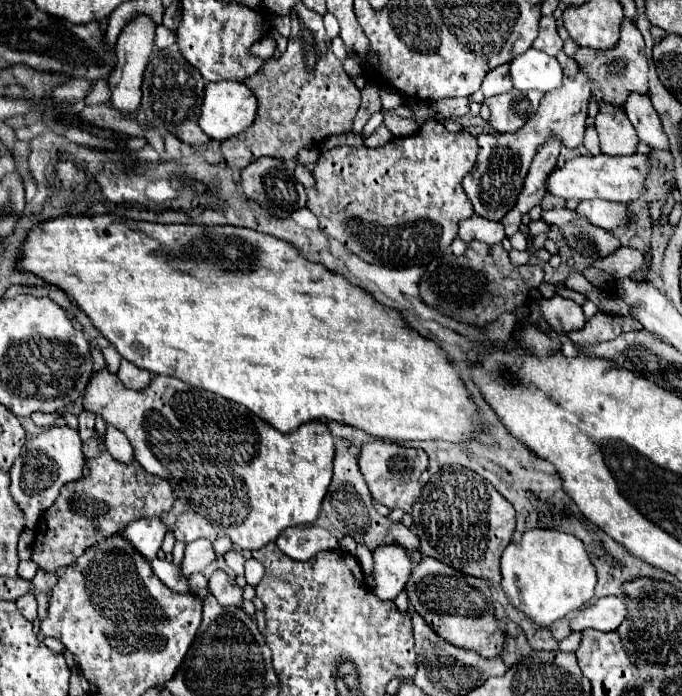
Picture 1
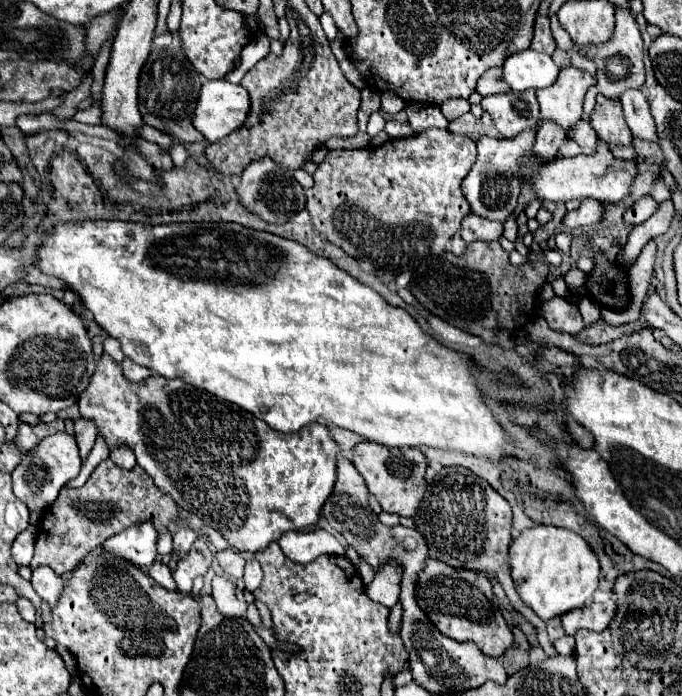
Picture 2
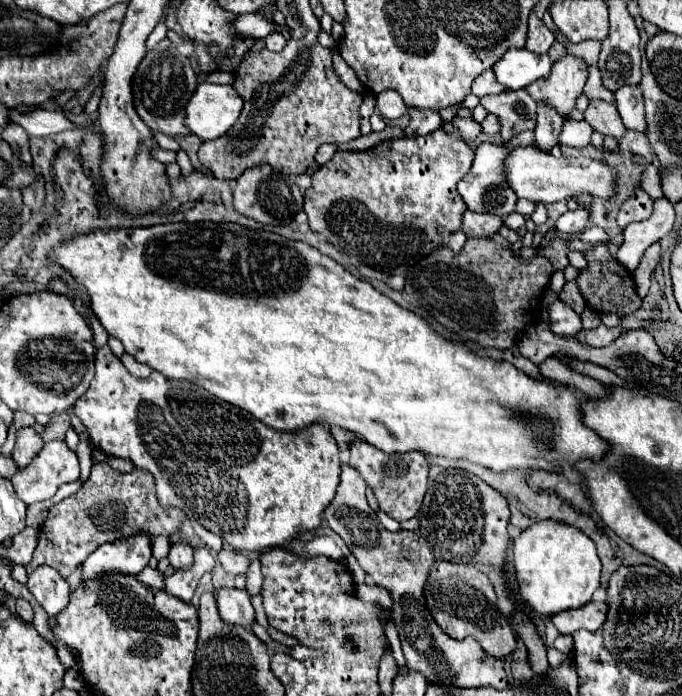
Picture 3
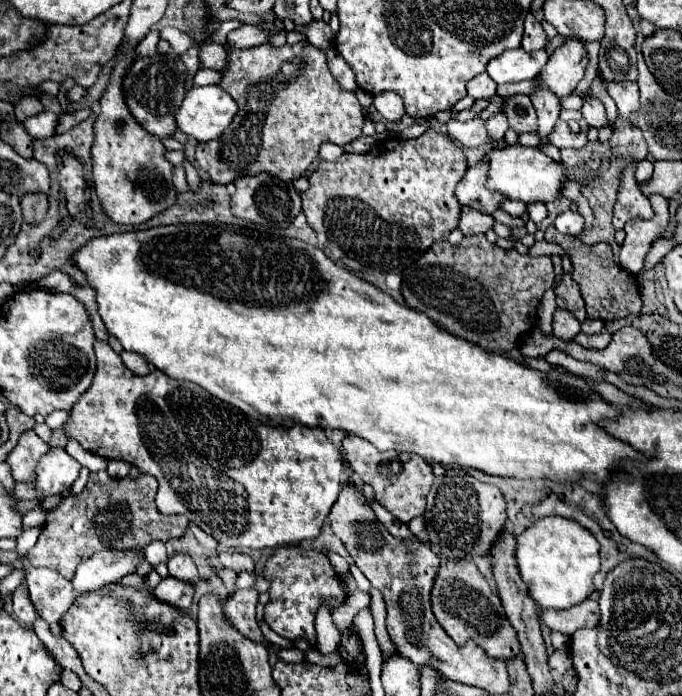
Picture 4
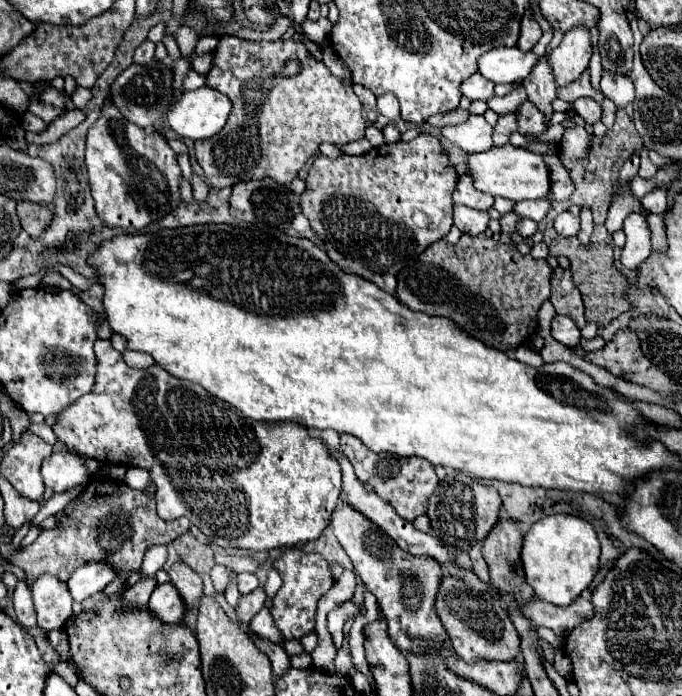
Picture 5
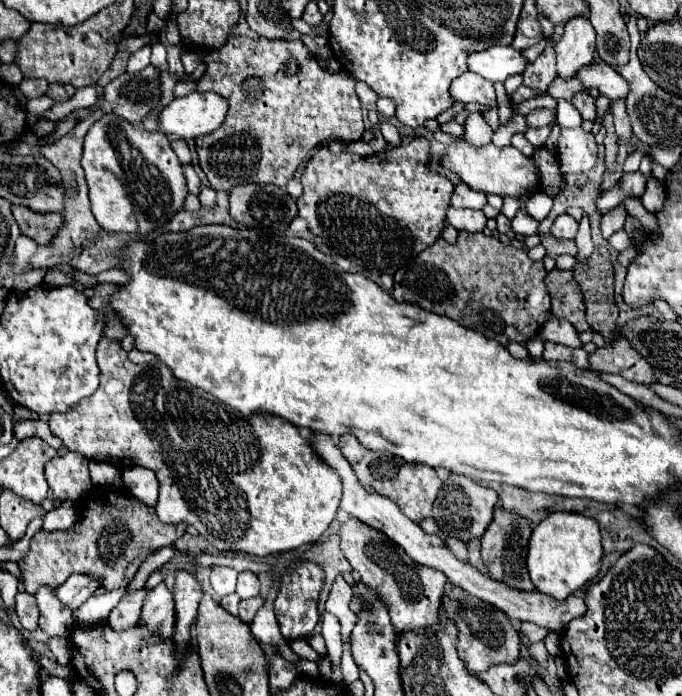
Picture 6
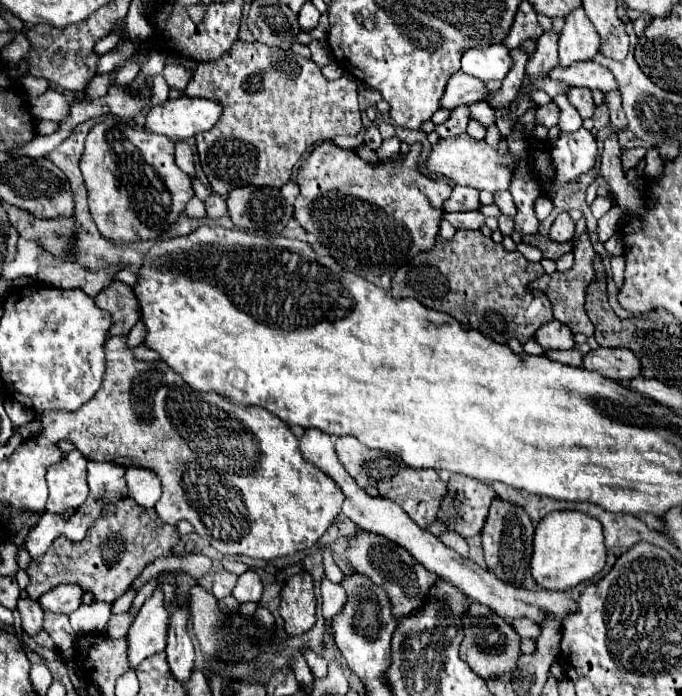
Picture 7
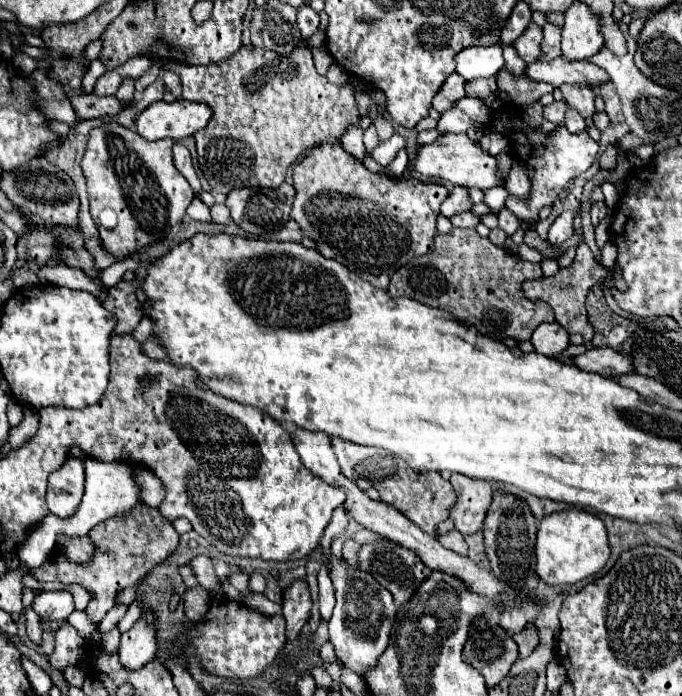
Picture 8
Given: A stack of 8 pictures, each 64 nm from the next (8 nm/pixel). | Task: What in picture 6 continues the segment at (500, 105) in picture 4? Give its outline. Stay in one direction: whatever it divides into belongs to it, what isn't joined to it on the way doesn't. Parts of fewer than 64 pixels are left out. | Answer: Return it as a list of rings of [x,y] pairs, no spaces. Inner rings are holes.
[[[521,85],[518,90],[516,90],[510,97],[509,103],[512,107],[515,104],[520,104],[523,101],[535,97],[539,94],[538,91],[532,90],[524,85]]]

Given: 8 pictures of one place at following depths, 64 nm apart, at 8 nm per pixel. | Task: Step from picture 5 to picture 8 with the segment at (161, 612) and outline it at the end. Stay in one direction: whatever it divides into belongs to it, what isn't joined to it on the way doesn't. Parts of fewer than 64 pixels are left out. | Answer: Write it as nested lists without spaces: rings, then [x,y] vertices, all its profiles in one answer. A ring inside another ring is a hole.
[[[148,610],[128,632],[122,634],[120,640],[120,662],[126,668],[142,668],[148,660],[154,658],[158,650],[158,638],[156,638],[156,626],[154,626],[154,610]]]

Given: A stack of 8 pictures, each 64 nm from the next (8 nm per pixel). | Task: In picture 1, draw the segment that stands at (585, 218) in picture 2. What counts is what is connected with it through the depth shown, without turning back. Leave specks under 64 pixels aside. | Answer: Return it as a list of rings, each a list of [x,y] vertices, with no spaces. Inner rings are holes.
[[[582,200],[578,204],[578,212],[596,226],[602,226],[606,230],[620,228],[622,224],[626,224],[628,216],[628,208],[624,204],[608,200]]]

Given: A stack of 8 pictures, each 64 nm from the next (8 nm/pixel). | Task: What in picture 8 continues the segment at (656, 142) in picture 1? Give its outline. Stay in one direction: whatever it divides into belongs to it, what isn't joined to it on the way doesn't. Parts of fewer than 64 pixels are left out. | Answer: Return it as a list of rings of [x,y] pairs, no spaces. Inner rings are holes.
[[[556,58],[554,62],[532,62],[526,68],[526,76],[536,82],[548,82],[554,86],[562,84],[586,84],[586,86],[602,86],[610,82],[610,76],[606,70],[598,68],[590,60],[578,60],[578,62],[562,62],[562,58]]]

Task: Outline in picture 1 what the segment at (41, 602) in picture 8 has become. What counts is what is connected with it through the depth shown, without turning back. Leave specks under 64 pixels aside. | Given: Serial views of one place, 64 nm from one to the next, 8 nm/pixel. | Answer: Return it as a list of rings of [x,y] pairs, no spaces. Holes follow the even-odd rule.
[[[140,518],[130,522],[130,526],[126,526],[122,536],[128,538],[128,542],[136,550],[140,550],[140,554],[146,556],[146,560],[152,560],[160,550],[166,532],[168,528],[160,518]]]

